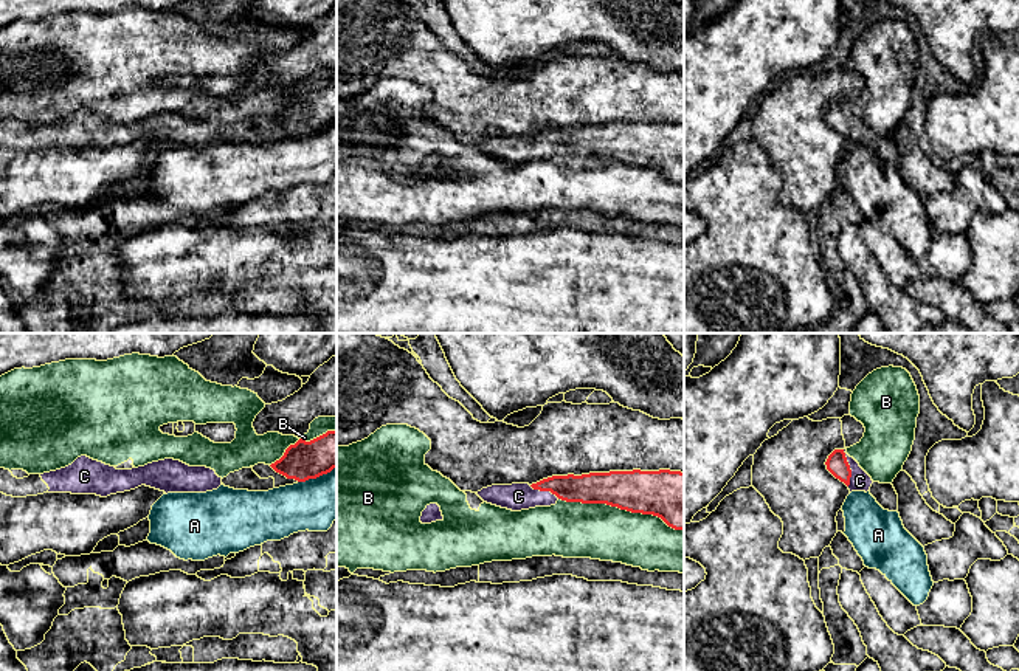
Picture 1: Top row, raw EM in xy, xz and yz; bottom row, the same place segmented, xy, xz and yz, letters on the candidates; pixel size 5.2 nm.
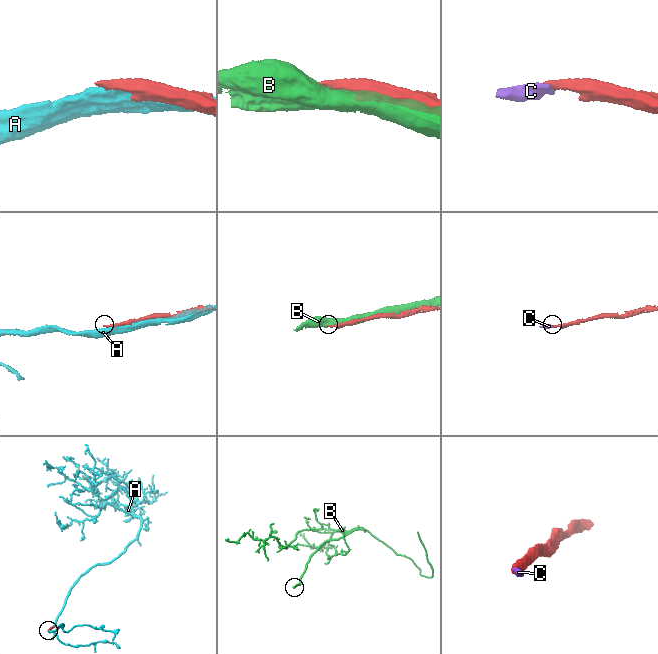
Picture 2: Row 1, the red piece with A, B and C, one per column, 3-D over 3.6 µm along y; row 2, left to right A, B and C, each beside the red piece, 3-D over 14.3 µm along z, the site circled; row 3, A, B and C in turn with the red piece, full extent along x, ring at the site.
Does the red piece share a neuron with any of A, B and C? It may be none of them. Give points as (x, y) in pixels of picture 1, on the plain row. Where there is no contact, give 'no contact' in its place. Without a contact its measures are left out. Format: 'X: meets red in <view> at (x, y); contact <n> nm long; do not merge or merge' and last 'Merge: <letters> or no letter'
A: meets red in xy at (317, 129); contact 220 nm long; do not merge
B: meets red in xz at (621, 161); contact 650 nm long; do not merge
C: meets red in yz at (849, 121); contact 190 nm long; merge
Merge: C

